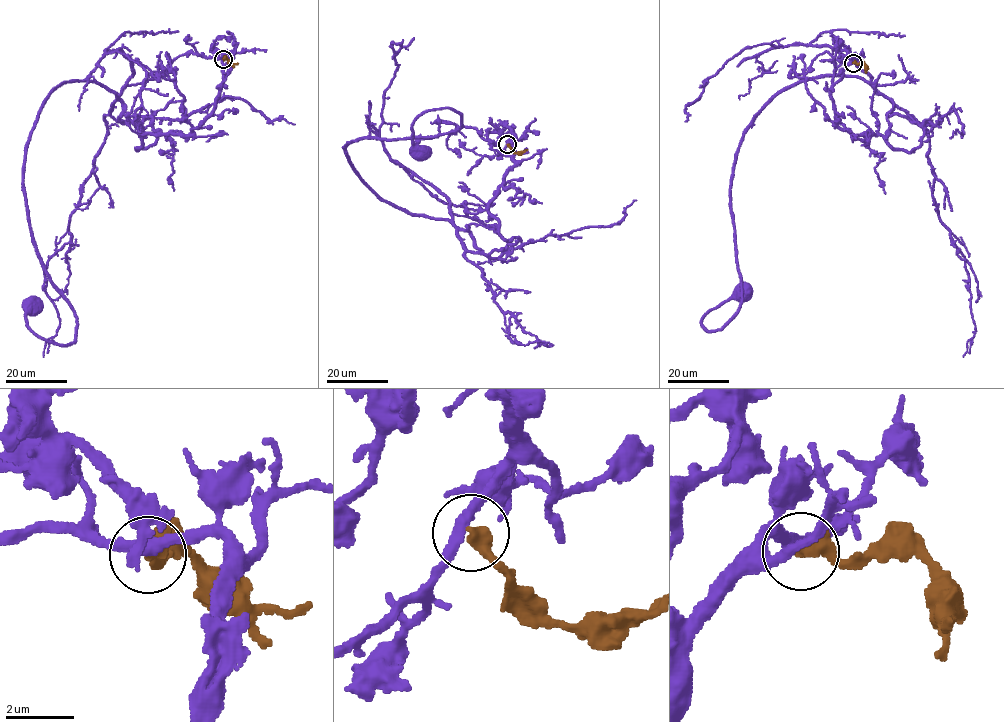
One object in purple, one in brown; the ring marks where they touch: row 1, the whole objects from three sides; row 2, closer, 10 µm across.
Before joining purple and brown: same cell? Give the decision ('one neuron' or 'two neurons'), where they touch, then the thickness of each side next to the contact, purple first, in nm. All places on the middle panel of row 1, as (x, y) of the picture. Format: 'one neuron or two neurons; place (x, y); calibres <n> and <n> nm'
two neurons; place (507, 144); calibres 320 and 480 nm

